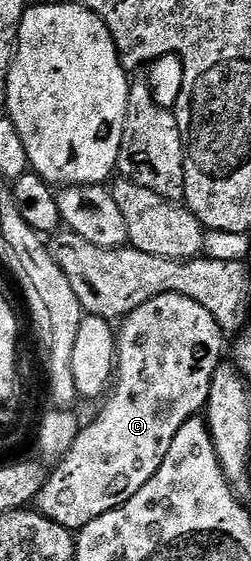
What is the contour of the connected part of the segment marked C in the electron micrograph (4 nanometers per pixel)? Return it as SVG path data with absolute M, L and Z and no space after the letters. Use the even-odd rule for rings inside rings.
M157 296L122 319L115 339L115 373L102 403L103 411L80 429L77 440L56 465L60 466L48 473L47 483L37 499L38 513L67 530L78 532L85 524L105 516L105 512L113 512L137 496L137 492L149 484L157 468L161 468L173 444L173 436L181 432L181 424L206 407L213 372L217 372L224 361L223 341L225 335L217 320L213 320L213 315L205 312L197 300L189 300L189 296Z

